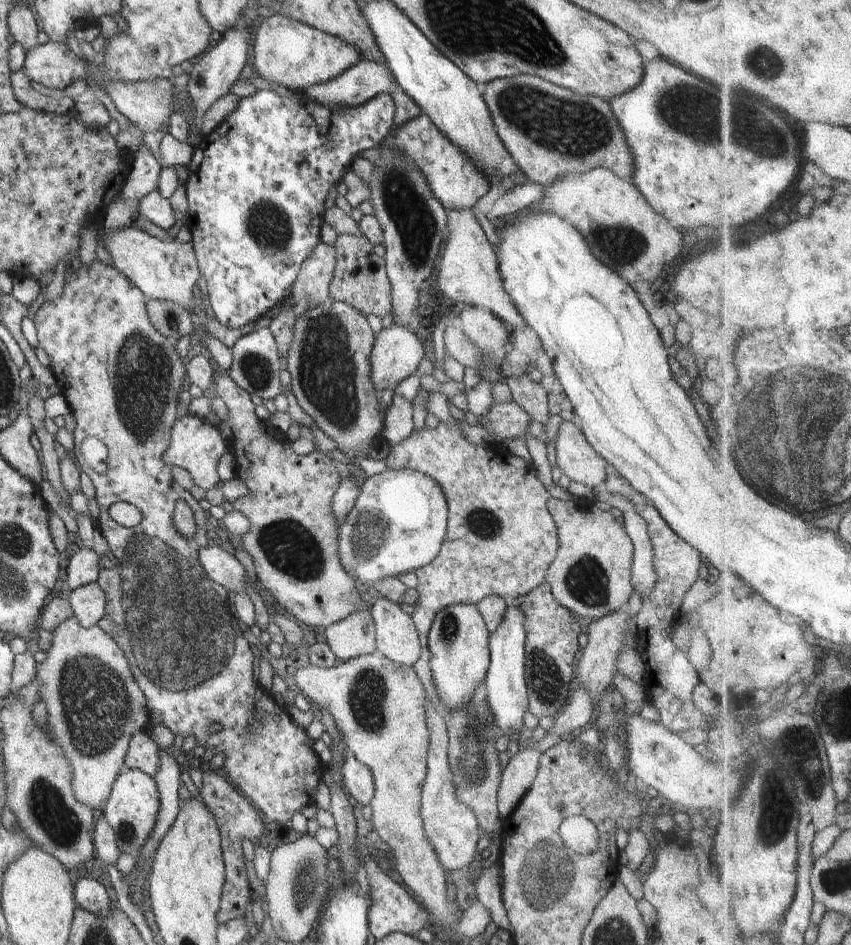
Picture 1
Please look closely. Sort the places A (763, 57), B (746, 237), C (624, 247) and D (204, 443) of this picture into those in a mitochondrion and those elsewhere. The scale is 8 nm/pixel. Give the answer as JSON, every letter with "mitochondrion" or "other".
{"A":"mitochondrion","B":"mitochondrion","C":"mitochondrion","D":"other"}

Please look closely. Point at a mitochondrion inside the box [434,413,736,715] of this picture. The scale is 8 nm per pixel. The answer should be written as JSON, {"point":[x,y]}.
{"point":[585,581]}

